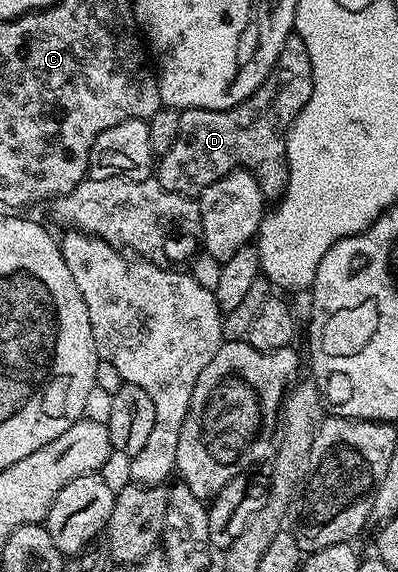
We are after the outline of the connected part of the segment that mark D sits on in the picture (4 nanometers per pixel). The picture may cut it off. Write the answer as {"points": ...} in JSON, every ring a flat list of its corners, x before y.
{"points":[[291,34,288,40,285,41,284,47,280,50,280,56,272,71,268,74,268,79,257,89,254,94,246,101,242,101,236,107,231,107,225,111,207,111,201,107,190,107,180,111,180,132,178,137,174,141,174,145,170,145,170,149,165,155,159,156,158,162,154,167,154,178,162,185,162,189,167,191,173,191,179,195,191,195,193,197,199,196,207,187,219,184,227,177,231,171,236,171,239,167,245,167,250,174,253,175,255,186,262,189,265,200,276,201,284,193,284,186,288,184,288,130,291,129,293,121,296,119,296,114,306,105,306,101,310,101,310,93,312,92,312,86,314,85,314,73,310,69,310,53,306,53,306,41,302,41,302,37,298,34]]}

